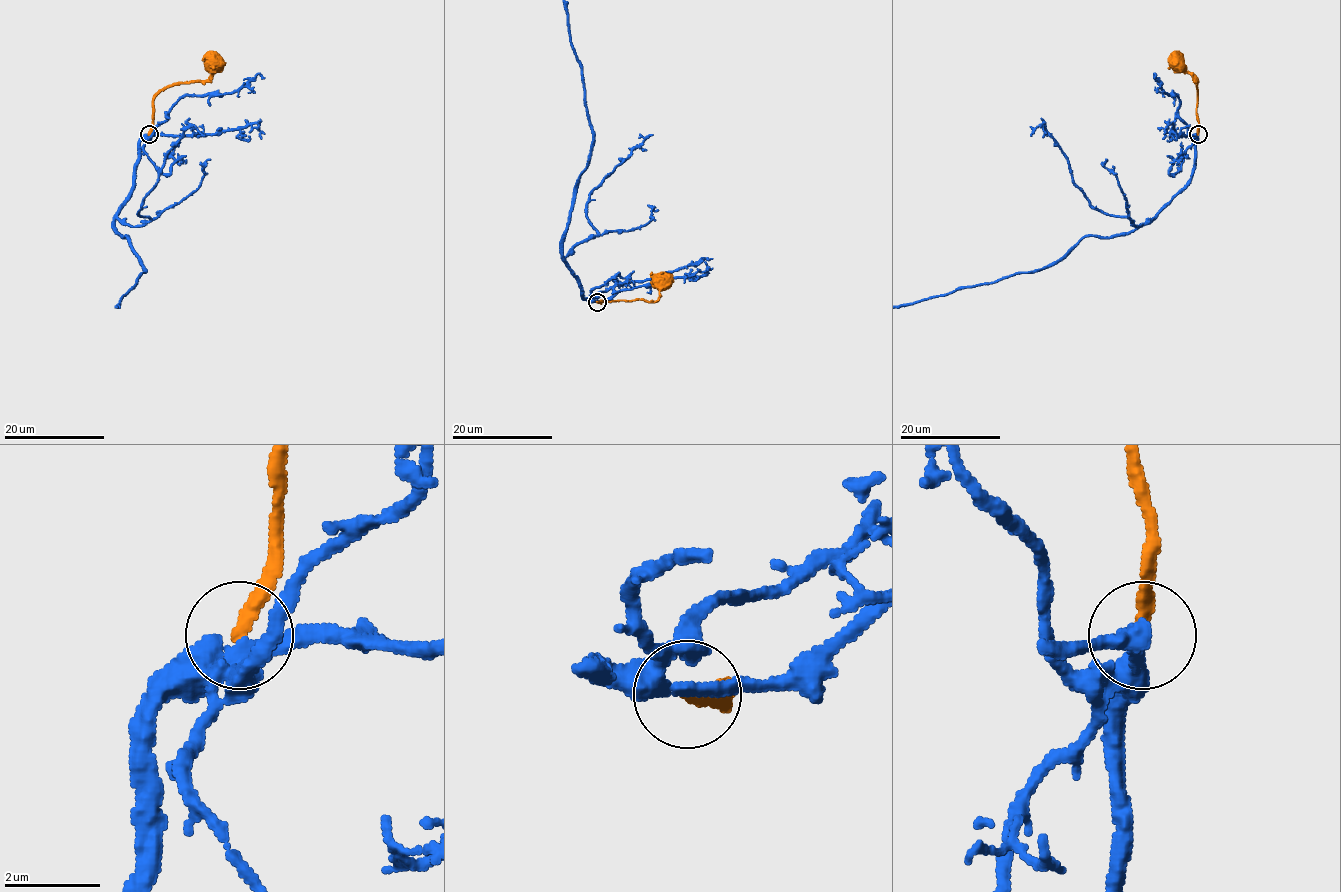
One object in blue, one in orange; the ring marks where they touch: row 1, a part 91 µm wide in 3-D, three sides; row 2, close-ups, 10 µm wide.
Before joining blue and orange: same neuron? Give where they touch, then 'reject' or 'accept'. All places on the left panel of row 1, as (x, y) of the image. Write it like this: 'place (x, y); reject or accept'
place (149, 134); accept

